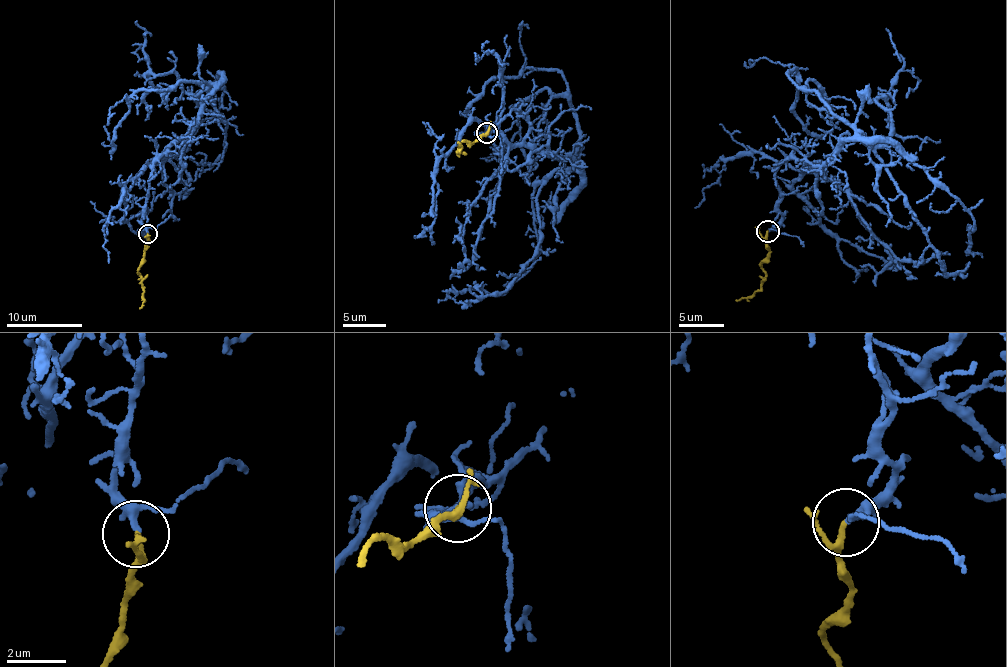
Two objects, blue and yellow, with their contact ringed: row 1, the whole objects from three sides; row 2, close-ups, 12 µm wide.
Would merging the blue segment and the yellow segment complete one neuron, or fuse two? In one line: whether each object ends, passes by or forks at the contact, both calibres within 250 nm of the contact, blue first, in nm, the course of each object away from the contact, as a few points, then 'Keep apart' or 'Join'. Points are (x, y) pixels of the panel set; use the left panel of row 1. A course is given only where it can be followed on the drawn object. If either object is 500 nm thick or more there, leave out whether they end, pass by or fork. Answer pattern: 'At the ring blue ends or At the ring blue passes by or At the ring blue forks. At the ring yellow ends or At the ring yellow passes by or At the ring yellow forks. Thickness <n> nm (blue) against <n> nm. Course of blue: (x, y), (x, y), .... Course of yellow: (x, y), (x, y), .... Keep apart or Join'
At the ring blue passes by. At the ring yellow passes by. Thickness 220 nm (blue) against 150 nm. Course of blue: (146, 233), (150, 176), (189, 137), (212, 85), (141, 89), (128, 99), (111, 150), (104, 126). Course of yellow: (146, 234), (145, 259), (138, 268), (144, 301), (139, 308). Join

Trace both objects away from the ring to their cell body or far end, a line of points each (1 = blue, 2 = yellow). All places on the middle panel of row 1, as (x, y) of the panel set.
1: (487, 131), (515, 108), (548, 149), (578, 165), (567, 83), (556, 70), (496, 76), (460, 112)
2: (486, 132), (470, 146), (463, 141), (457, 152), (461, 148), (457, 142)

